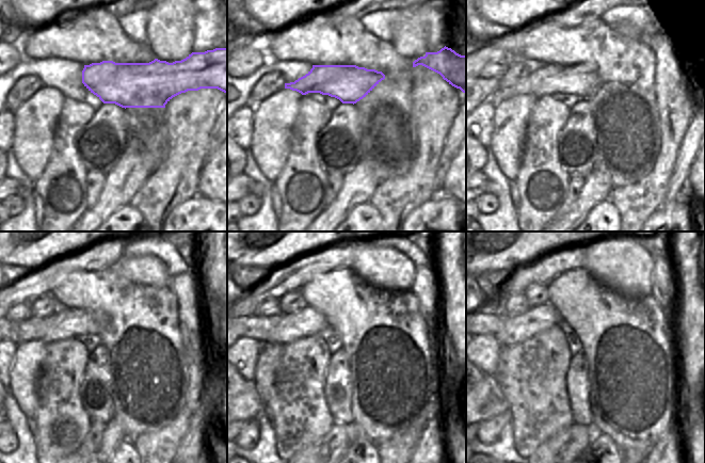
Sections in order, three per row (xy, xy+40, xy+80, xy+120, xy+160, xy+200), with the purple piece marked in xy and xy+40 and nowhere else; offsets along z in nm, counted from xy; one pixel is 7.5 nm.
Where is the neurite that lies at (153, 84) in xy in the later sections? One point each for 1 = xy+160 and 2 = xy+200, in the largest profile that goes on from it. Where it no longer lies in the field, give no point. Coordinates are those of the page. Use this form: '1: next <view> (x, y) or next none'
1: next xy+160 (307, 321)
2: next xy+200 (516, 330)

